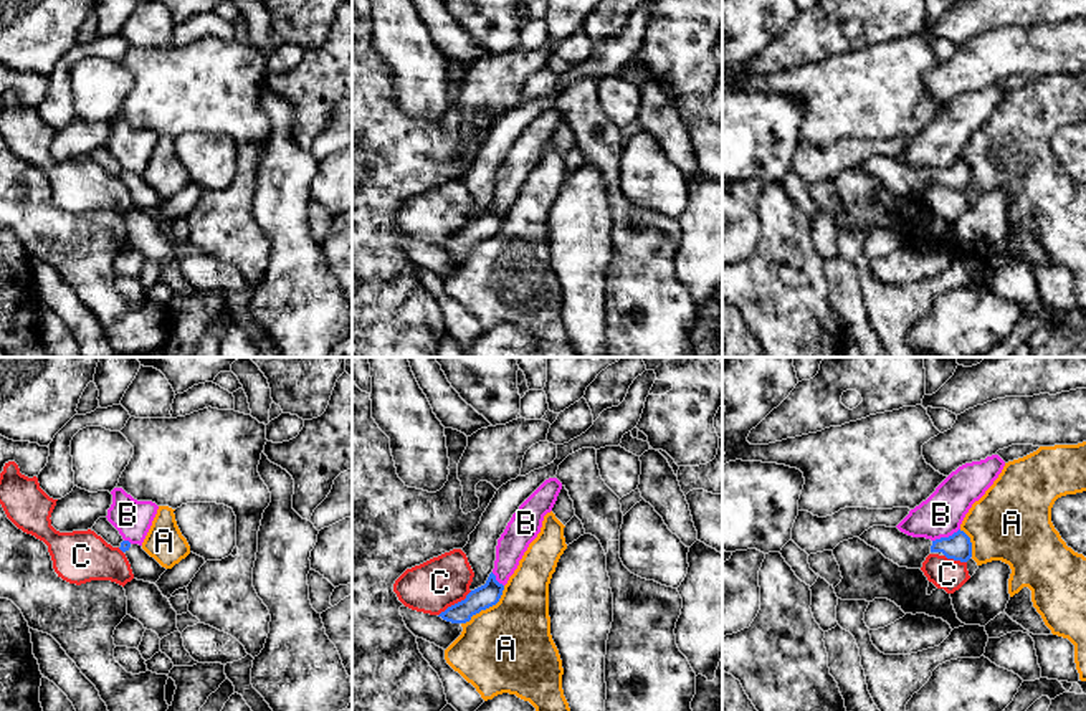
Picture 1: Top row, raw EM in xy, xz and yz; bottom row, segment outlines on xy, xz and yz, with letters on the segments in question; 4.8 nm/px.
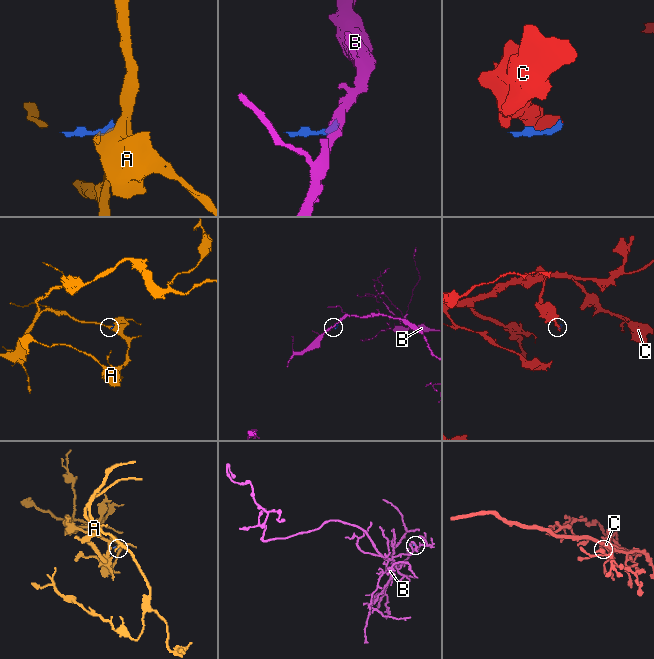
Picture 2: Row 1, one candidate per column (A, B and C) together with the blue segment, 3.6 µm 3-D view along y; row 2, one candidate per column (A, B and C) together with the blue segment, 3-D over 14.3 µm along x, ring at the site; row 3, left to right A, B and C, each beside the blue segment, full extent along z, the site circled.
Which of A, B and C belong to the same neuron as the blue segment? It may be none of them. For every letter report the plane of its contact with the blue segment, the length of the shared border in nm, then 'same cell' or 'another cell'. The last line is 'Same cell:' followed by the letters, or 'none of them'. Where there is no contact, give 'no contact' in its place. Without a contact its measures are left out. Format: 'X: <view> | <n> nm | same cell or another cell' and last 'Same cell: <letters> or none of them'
A: xz | 280 nm | another cell
B: yz | 150 nm | another cell
C: xz | 200 nm | another cell
Same cell: none of them

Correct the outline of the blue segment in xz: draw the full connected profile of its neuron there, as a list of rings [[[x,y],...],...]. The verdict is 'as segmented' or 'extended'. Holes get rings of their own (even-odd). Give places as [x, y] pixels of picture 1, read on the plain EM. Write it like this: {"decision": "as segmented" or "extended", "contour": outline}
{"decision": "as segmented", "contour": [[[491,202],[486,213],[471,220],[464,230],[448,236],[438,246],[451,253],[466,253],[473,245],[496,235],[503,225],[504,215]]]}

